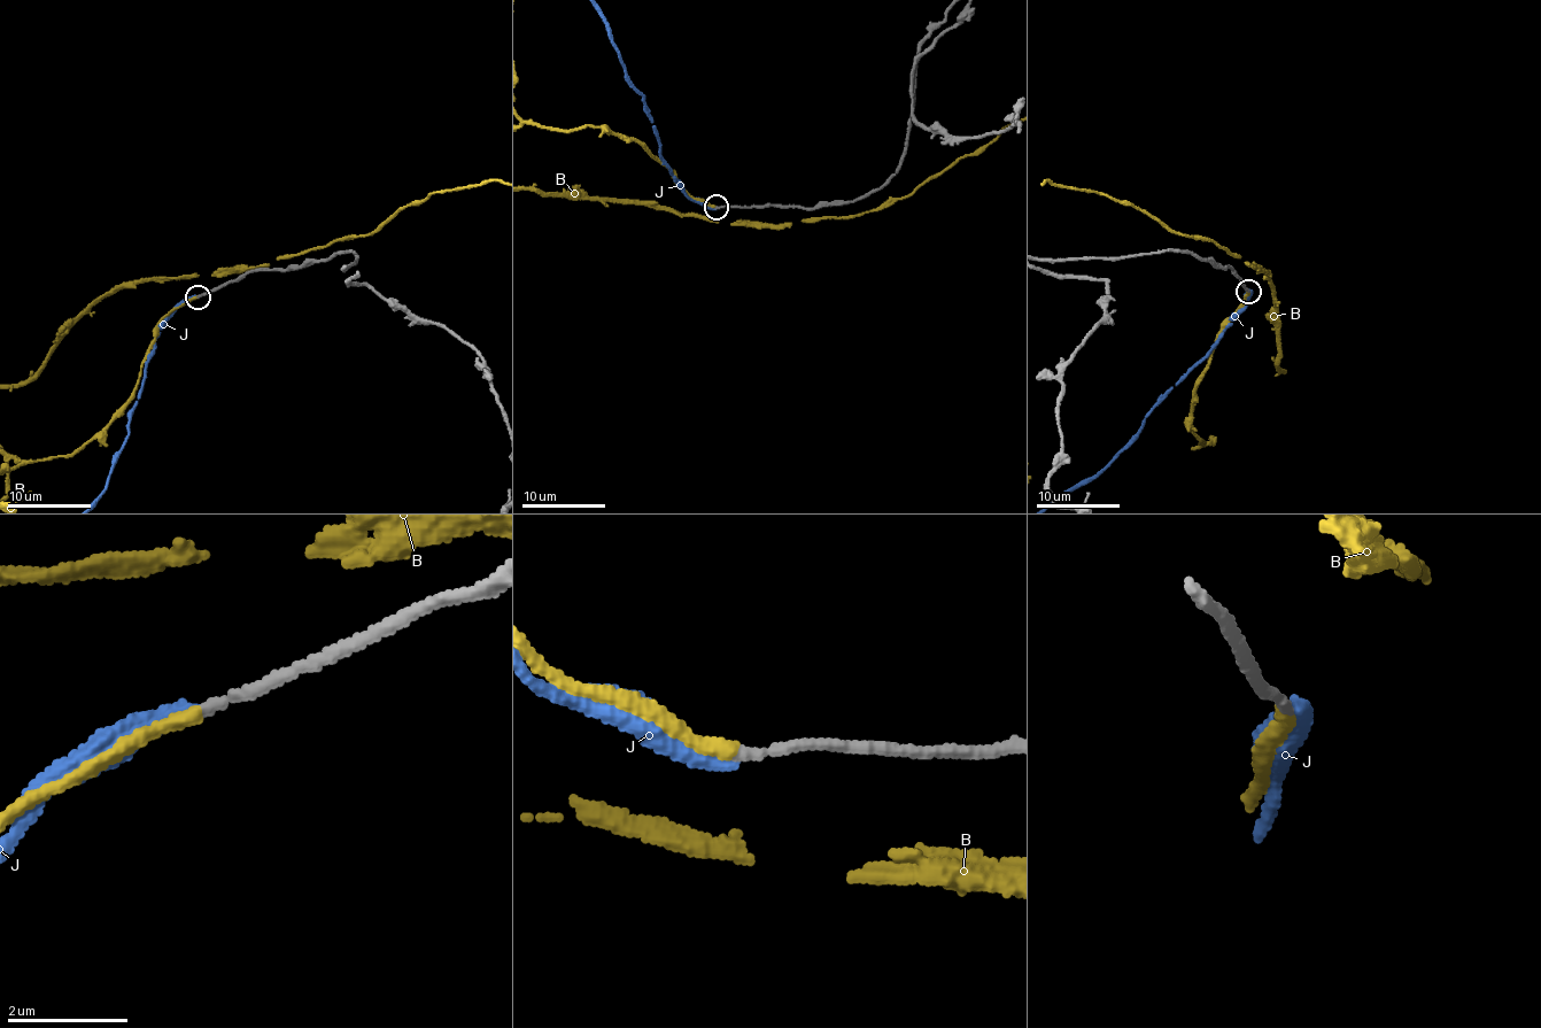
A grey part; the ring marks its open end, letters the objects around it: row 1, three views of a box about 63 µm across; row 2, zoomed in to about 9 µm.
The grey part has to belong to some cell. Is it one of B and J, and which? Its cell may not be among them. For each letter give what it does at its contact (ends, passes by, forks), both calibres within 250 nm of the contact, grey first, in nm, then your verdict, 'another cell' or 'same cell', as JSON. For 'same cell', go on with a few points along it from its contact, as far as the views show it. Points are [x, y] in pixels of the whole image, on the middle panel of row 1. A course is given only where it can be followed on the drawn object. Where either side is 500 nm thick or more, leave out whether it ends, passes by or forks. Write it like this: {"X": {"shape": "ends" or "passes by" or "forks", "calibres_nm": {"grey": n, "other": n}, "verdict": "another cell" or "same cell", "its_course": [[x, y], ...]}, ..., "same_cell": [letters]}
{"B": {"shape": "ends", "calibres_nm": {"grey": 170, "other": 240}, "verdict": "same cell"}, "J": {"shape": "ends", "calibres_nm": {"grey": 170, "other": 280}, "verdict": "another cell"}, "same_cell": ["B"]}

